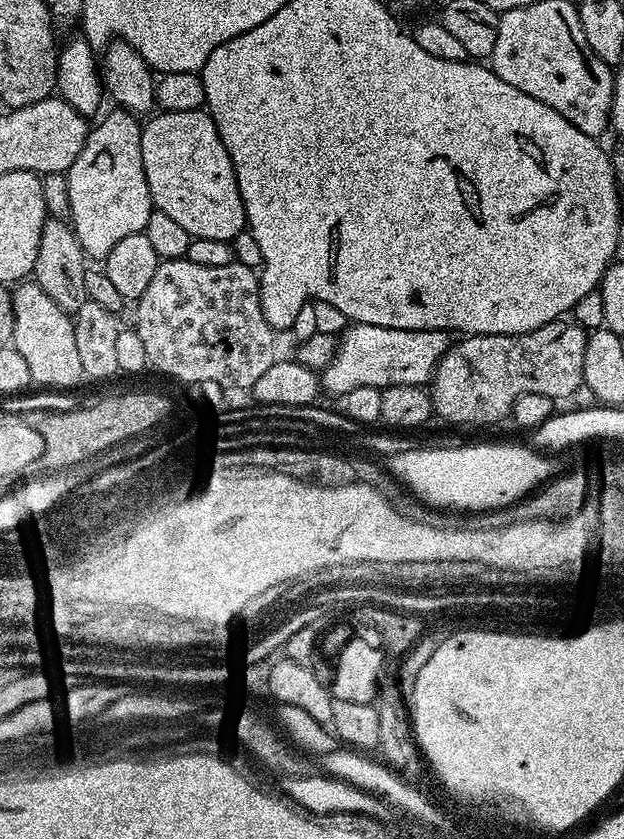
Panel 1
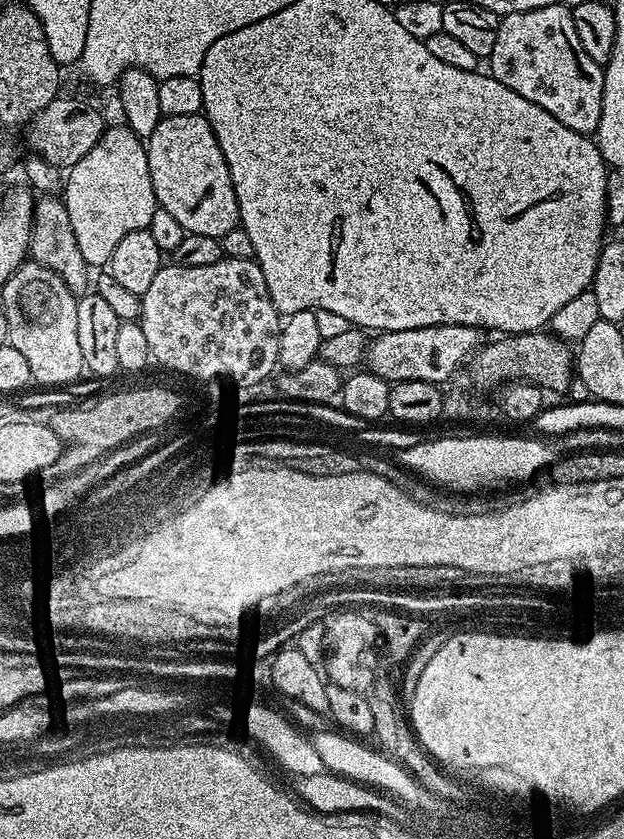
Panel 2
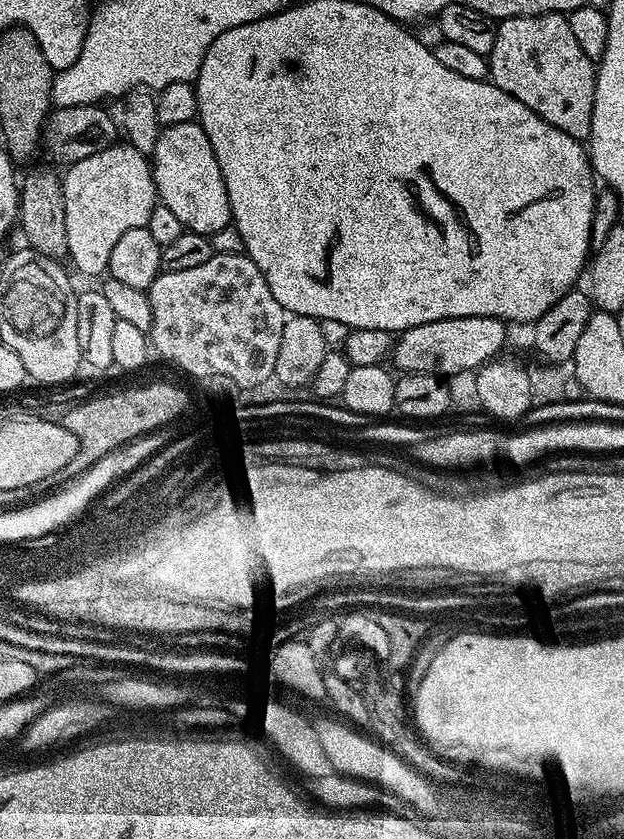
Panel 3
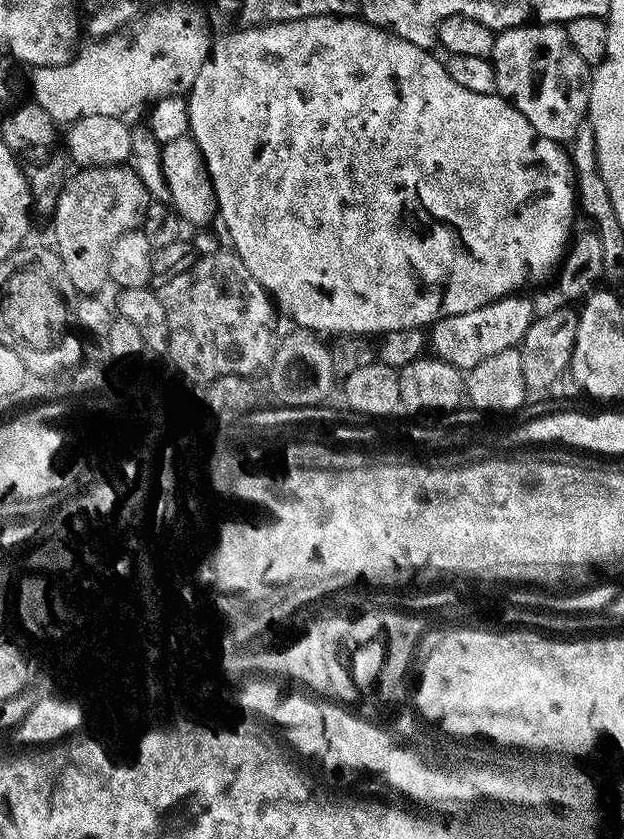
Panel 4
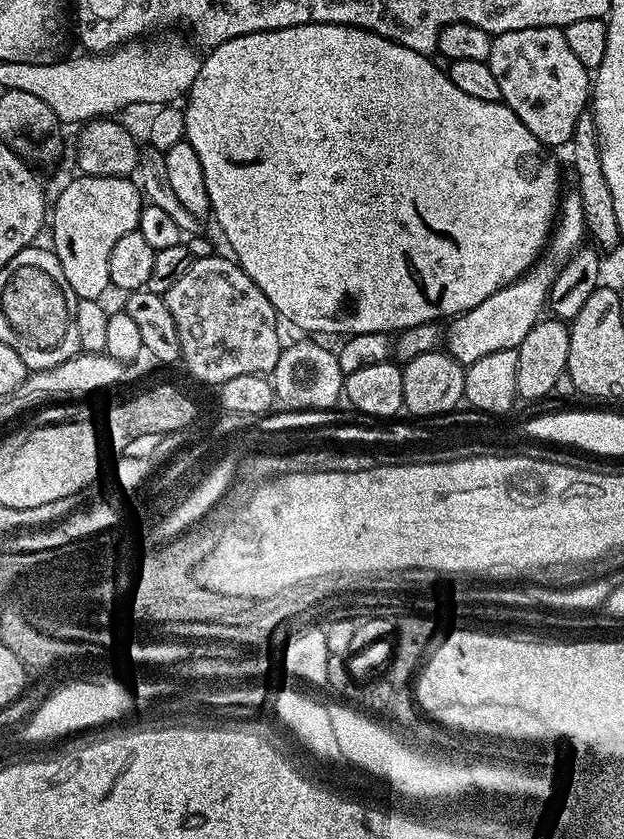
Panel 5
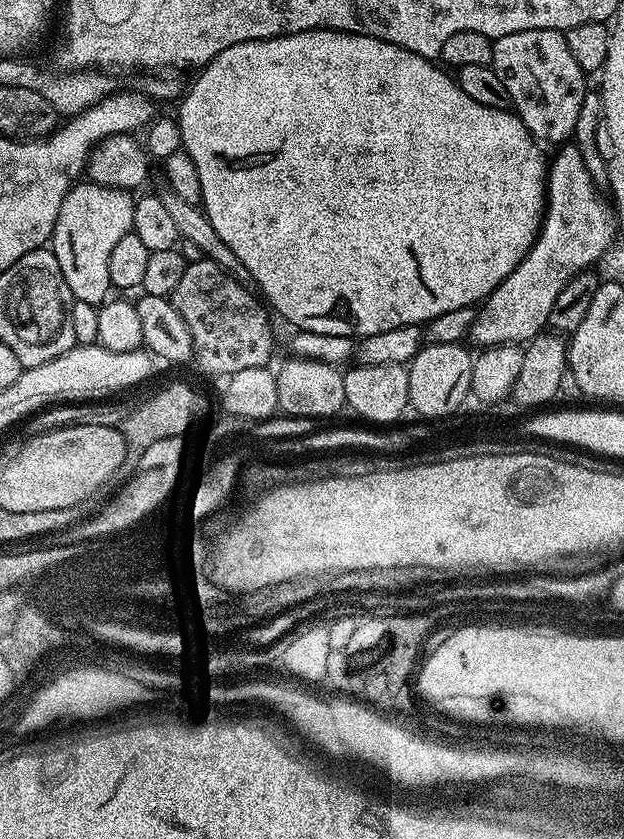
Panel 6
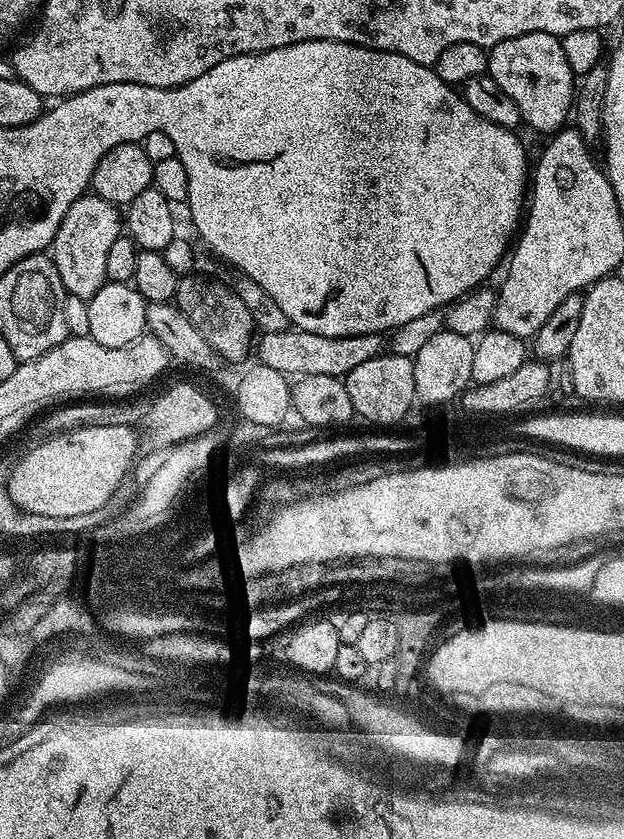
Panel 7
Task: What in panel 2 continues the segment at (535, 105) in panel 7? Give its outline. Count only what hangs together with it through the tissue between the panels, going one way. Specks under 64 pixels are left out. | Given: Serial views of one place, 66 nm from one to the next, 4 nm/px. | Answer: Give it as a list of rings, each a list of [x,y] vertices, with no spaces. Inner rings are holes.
[[[567,3],[503,17],[498,38],[494,38],[490,63],[490,75],[502,82],[502,86],[510,86],[514,94],[522,94],[522,98],[554,114],[562,126],[570,126],[575,132],[595,133],[602,118],[604,70],[586,54],[586,46],[582,46],[578,30],[574,30],[572,10]]]

